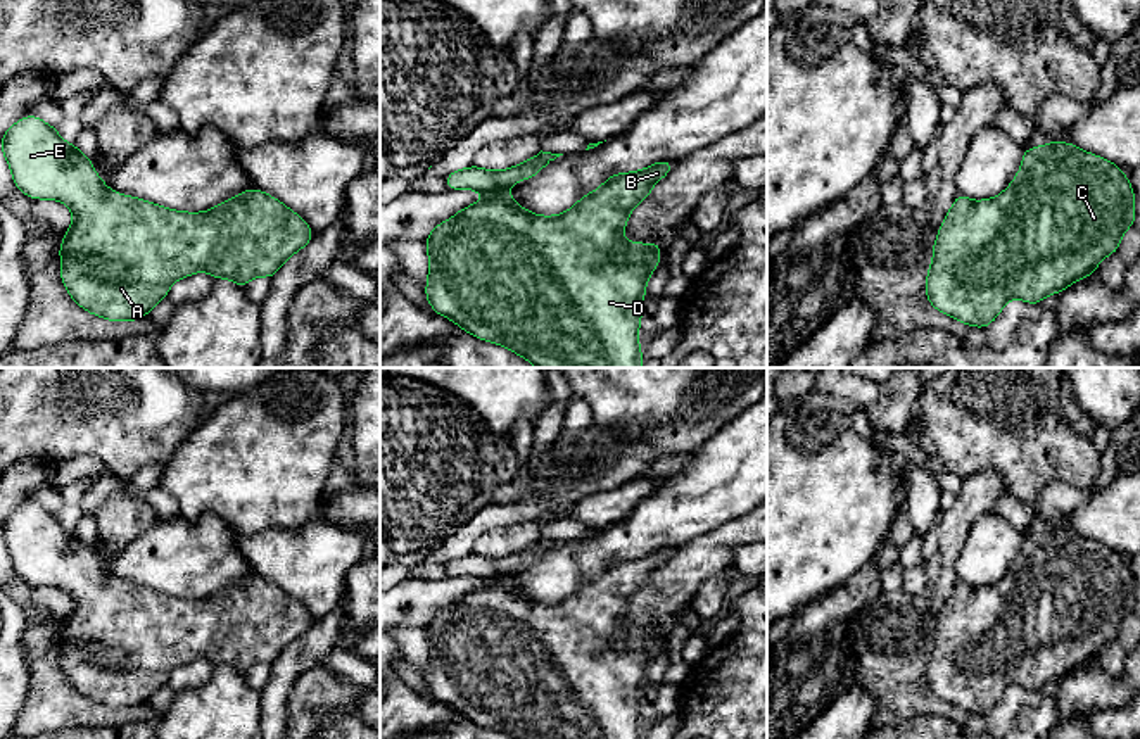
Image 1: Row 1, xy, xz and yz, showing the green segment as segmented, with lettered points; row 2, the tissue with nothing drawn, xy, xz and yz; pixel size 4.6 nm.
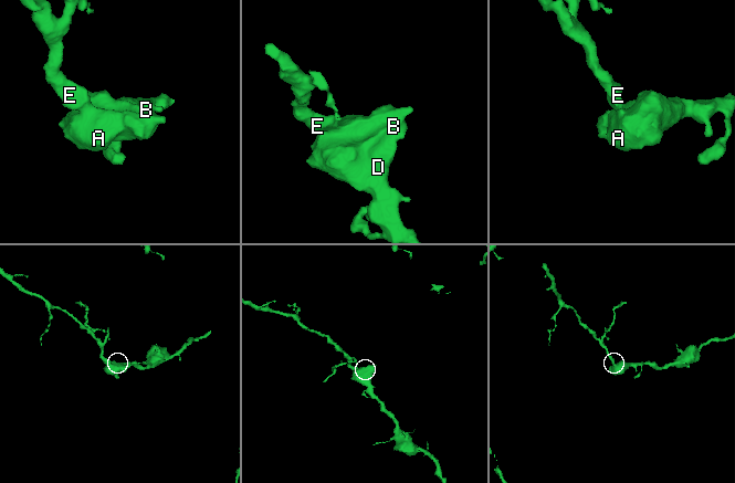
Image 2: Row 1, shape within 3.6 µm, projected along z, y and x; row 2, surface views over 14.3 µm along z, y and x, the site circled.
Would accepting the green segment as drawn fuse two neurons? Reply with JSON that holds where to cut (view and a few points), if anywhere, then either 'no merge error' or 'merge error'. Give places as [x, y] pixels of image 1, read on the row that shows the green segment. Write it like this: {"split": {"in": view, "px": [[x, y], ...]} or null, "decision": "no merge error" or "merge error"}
{"split": null, "decision": "no merge error"}

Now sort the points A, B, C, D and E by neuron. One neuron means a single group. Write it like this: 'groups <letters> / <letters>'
groups A B C D E

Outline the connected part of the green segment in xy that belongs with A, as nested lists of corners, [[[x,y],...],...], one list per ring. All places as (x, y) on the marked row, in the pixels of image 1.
[[[26,116],[0,138],[19,192],[38,200],[64,202],[74,214],[62,238],[60,278],[85,311],[111,321],[135,321],[164,297],[169,287],[197,271],[245,287],[256,276],[273,278],[280,266],[313,238],[311,226],[278,199],[250,188],[207,212],[180,212],[107,188],[90,157],[66,143],[57,129]]]

